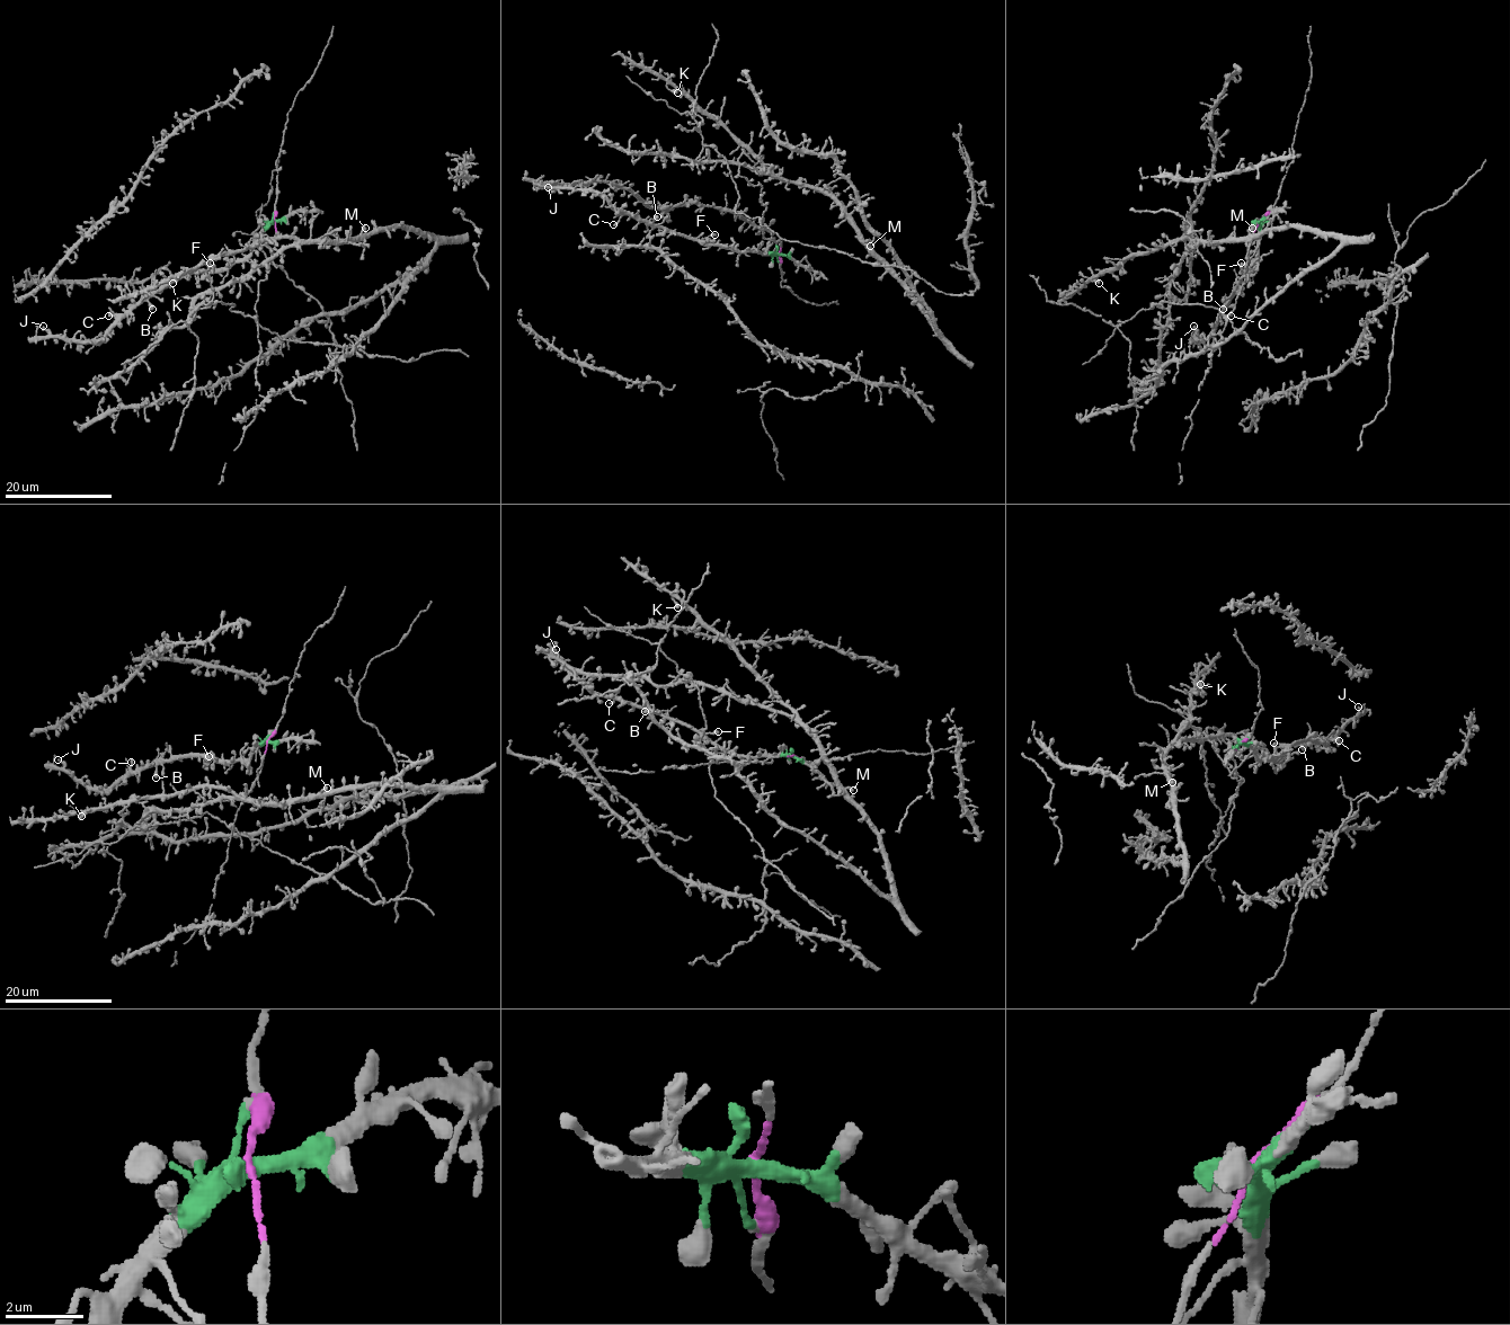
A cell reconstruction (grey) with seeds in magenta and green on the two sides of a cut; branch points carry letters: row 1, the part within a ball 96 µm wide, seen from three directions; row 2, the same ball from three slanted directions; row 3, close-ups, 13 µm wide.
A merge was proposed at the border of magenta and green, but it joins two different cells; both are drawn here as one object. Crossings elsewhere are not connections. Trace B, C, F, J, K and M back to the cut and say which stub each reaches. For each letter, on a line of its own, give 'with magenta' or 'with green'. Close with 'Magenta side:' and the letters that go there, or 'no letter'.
B: with green
C: with green
F: with green
J: with green
K: with magenta
M: with magenta
Magenta side: K, M

